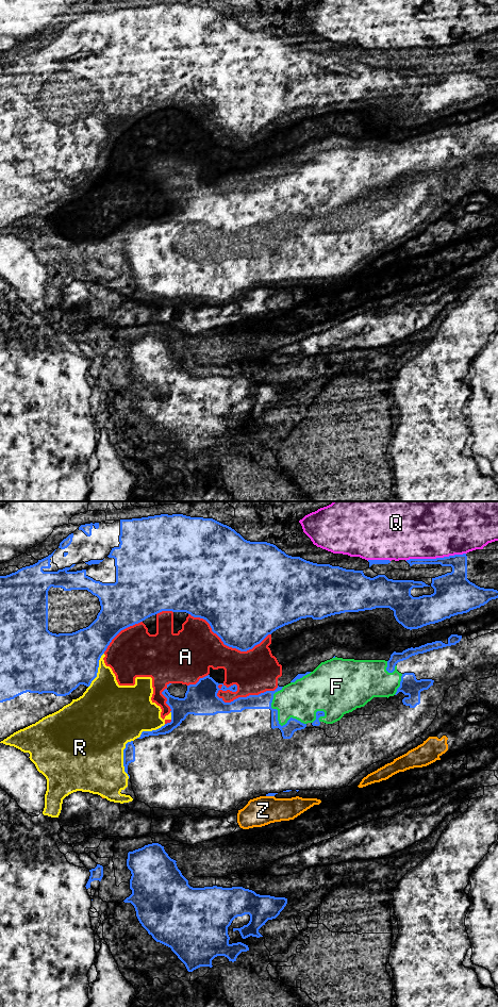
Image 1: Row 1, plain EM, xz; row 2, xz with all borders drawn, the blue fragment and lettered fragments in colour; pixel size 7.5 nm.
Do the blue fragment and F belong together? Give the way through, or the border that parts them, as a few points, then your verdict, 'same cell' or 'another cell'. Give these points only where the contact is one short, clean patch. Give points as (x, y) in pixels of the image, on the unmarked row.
another cell

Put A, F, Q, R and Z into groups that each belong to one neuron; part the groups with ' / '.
A R / F / Q / Z

